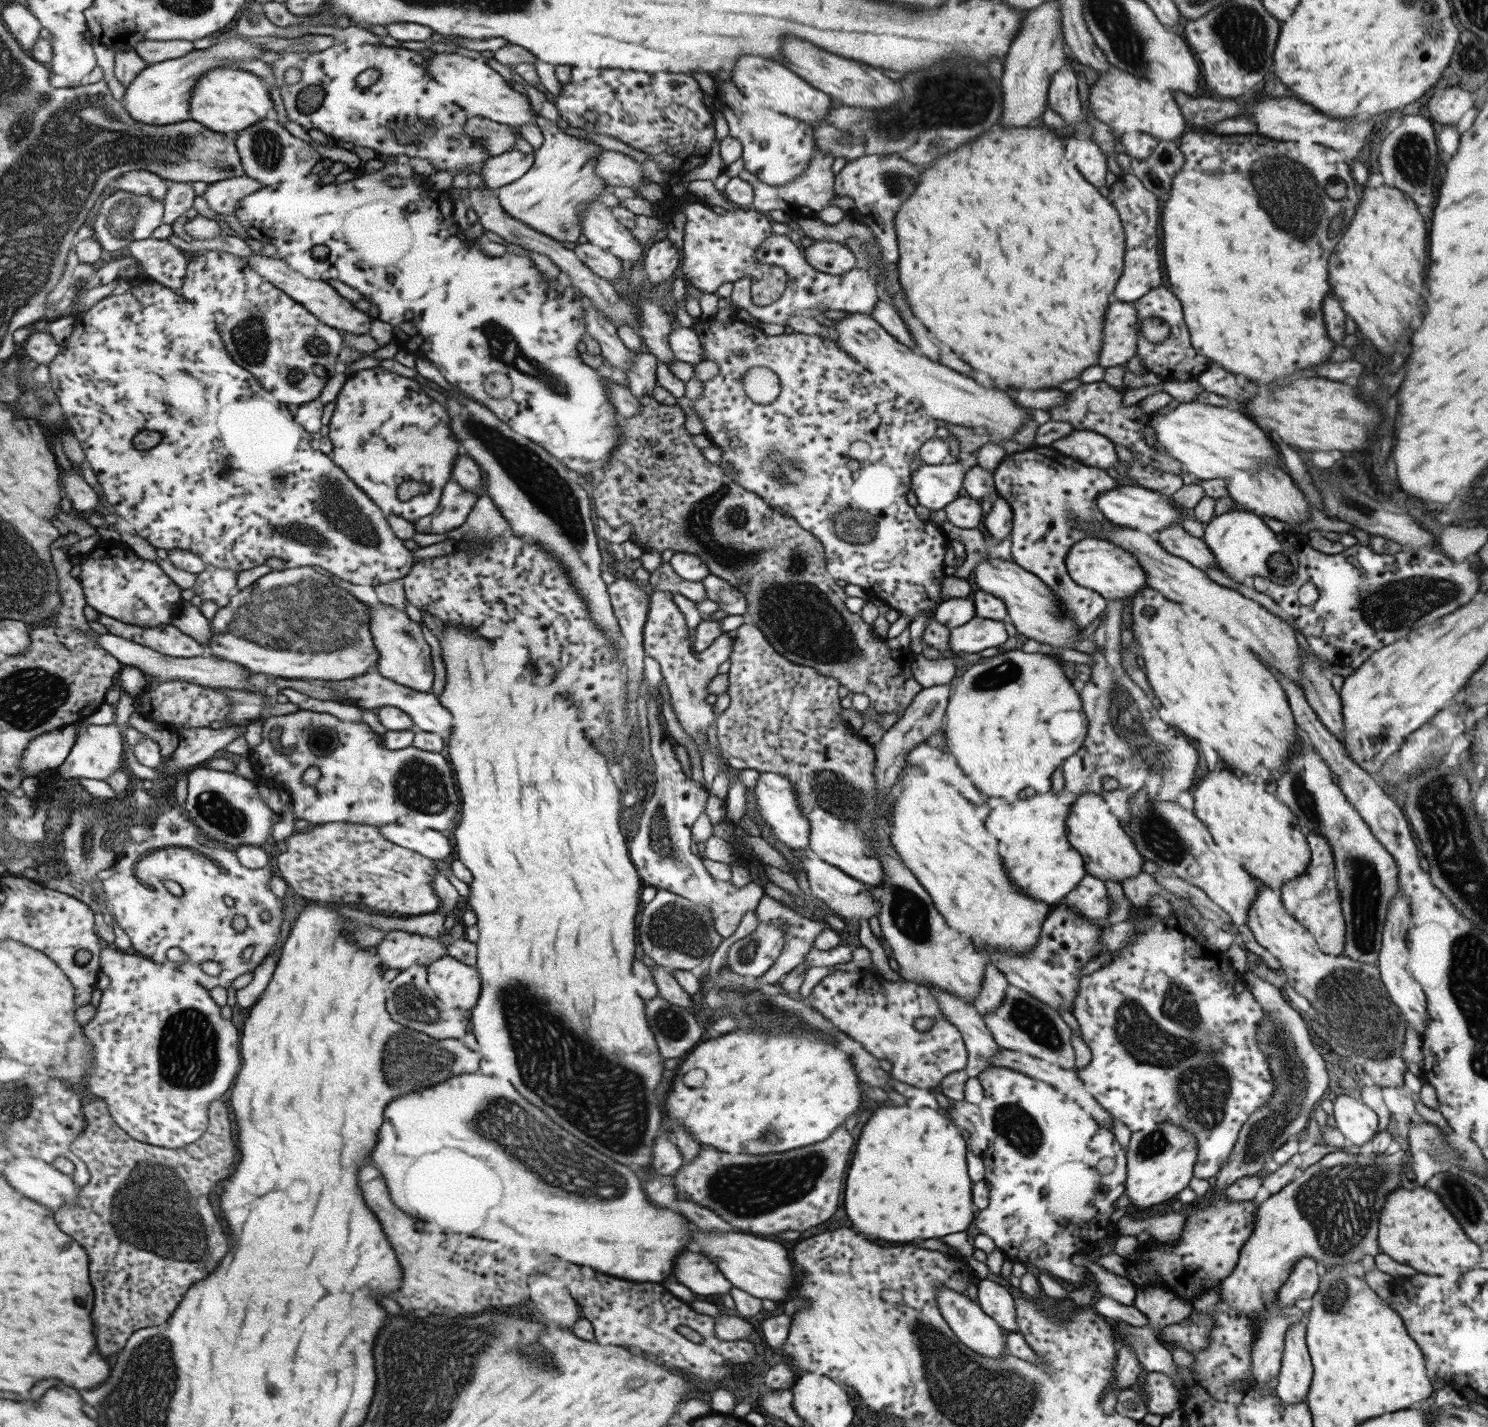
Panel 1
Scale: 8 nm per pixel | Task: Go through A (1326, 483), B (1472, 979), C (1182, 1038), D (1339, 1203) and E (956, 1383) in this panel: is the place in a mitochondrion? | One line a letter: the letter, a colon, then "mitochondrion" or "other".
A: mitochondrion
B: mitochondrion
C: mitochondrion
D: mitochondrion
E: mitochondrion

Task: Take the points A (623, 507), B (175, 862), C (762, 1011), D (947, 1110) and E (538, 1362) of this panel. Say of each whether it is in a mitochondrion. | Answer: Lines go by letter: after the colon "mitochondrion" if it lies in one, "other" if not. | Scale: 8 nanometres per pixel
A: other
B: mitochondrion
C: mitochondrion
D: other
E: mitochondrion

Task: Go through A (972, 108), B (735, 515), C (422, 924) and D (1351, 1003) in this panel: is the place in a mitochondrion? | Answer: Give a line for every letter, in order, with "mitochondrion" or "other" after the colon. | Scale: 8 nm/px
A: mitochondrion
B: mitochondrion
C: other
D: mitochondrion

